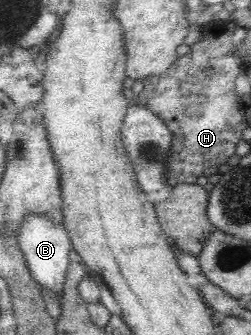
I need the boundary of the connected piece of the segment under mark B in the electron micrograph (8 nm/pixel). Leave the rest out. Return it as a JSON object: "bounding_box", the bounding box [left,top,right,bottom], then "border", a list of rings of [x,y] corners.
{"bounding_box":[17,215,72,308],"border":[[[28,215],[24,219],[24,225],[20,229],[17,242],[33,280],[41,289],[45,289],[50,295],[53,295],[56,305],[62,308],[62,305],[64,305],[64,281],[66,281],[70,262],[67,249],[72,248],[64,225],[54,225],[45,217],[39,217],[39,215]]]}

